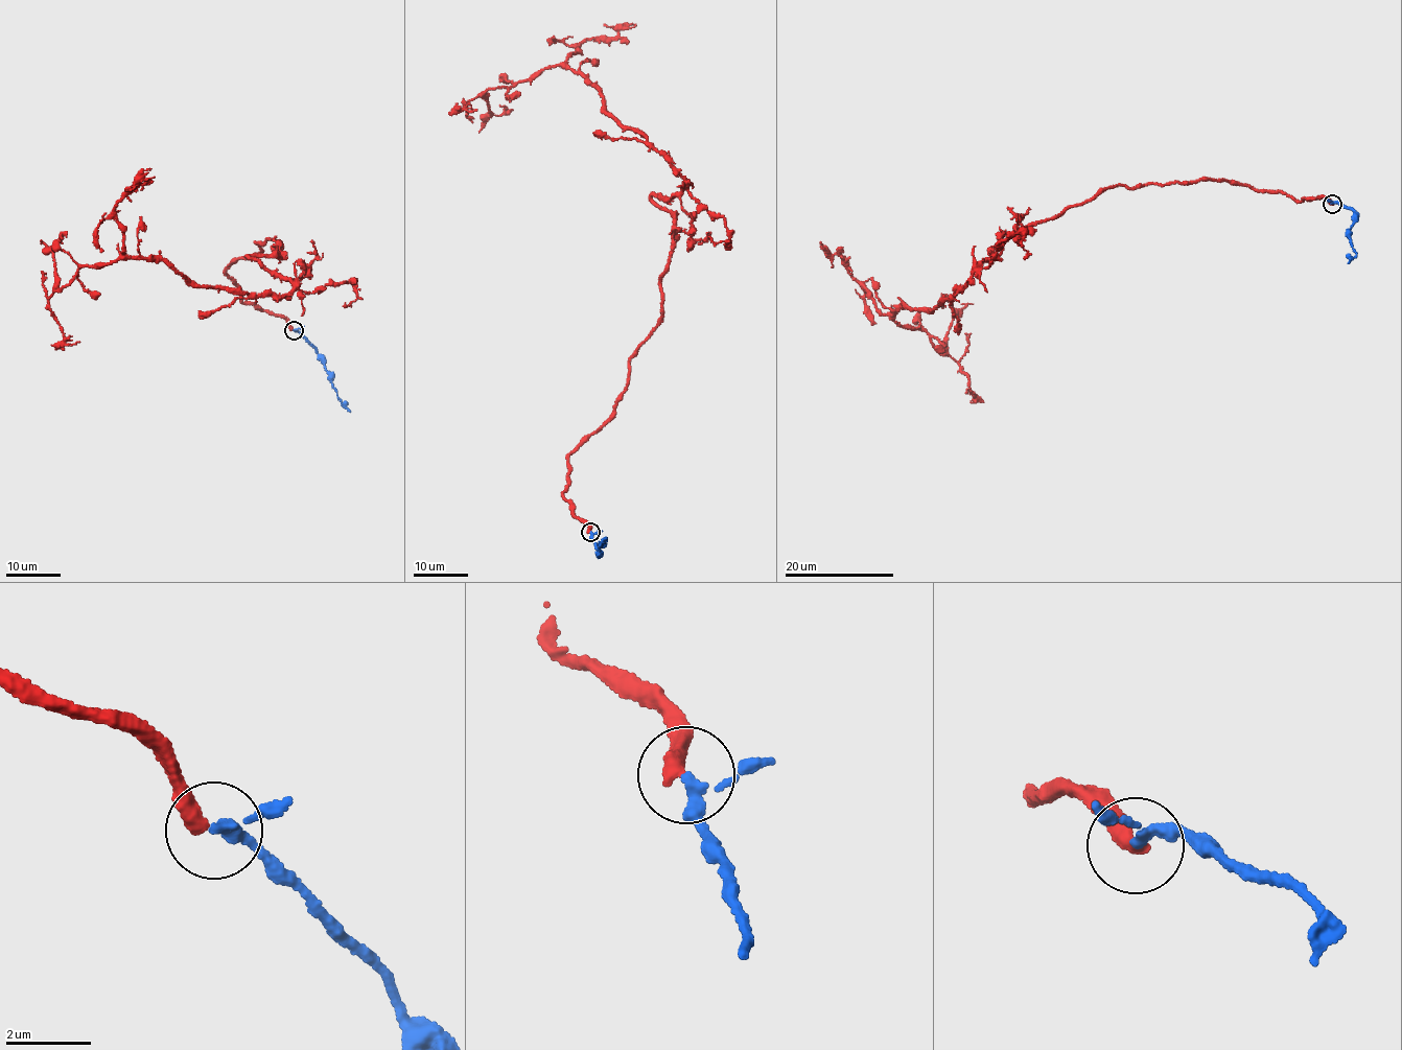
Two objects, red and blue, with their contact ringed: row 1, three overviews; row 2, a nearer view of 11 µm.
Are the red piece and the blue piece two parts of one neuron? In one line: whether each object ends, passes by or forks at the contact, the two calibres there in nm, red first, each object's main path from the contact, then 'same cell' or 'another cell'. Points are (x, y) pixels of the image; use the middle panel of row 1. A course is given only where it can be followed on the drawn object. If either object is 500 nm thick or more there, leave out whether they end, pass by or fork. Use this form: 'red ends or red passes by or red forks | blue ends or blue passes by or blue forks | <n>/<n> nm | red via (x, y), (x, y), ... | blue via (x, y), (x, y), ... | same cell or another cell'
red ends | blue passes by | 360/200 nm | red via (589, 533), (568, 454), (662, 312), (674, 216), (651, 197), (684, 178), (560, 66), (476, 109) | blue via (590, 533), (598, 555), (600, 543), (600, 546), (606, 537) | another cell

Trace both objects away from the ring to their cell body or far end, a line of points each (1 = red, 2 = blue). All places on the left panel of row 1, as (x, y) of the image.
1: (293, 330), (226, 273), (271, 238), (282, 257), (248, 256), (281, 297), (79, 267), (48, 300), (79, 342)
2: (294, 330), (318, 354), (342, 403), (349, 411)

